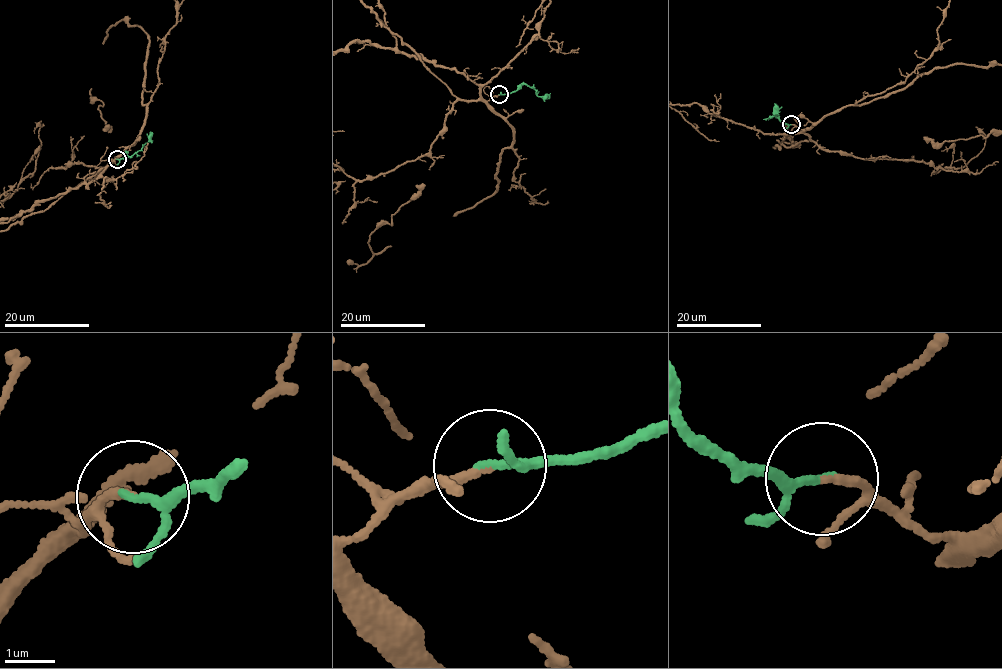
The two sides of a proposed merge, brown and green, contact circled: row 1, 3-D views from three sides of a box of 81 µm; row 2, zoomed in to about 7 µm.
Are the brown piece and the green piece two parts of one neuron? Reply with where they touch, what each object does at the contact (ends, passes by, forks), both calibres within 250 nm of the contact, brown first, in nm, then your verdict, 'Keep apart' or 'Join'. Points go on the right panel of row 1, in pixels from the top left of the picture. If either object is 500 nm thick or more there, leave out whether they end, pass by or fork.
Place: (791, 124). At the ring brown ends. At the ring green passes by. Thickness 150 nm (brown) against 100 nm. Join

